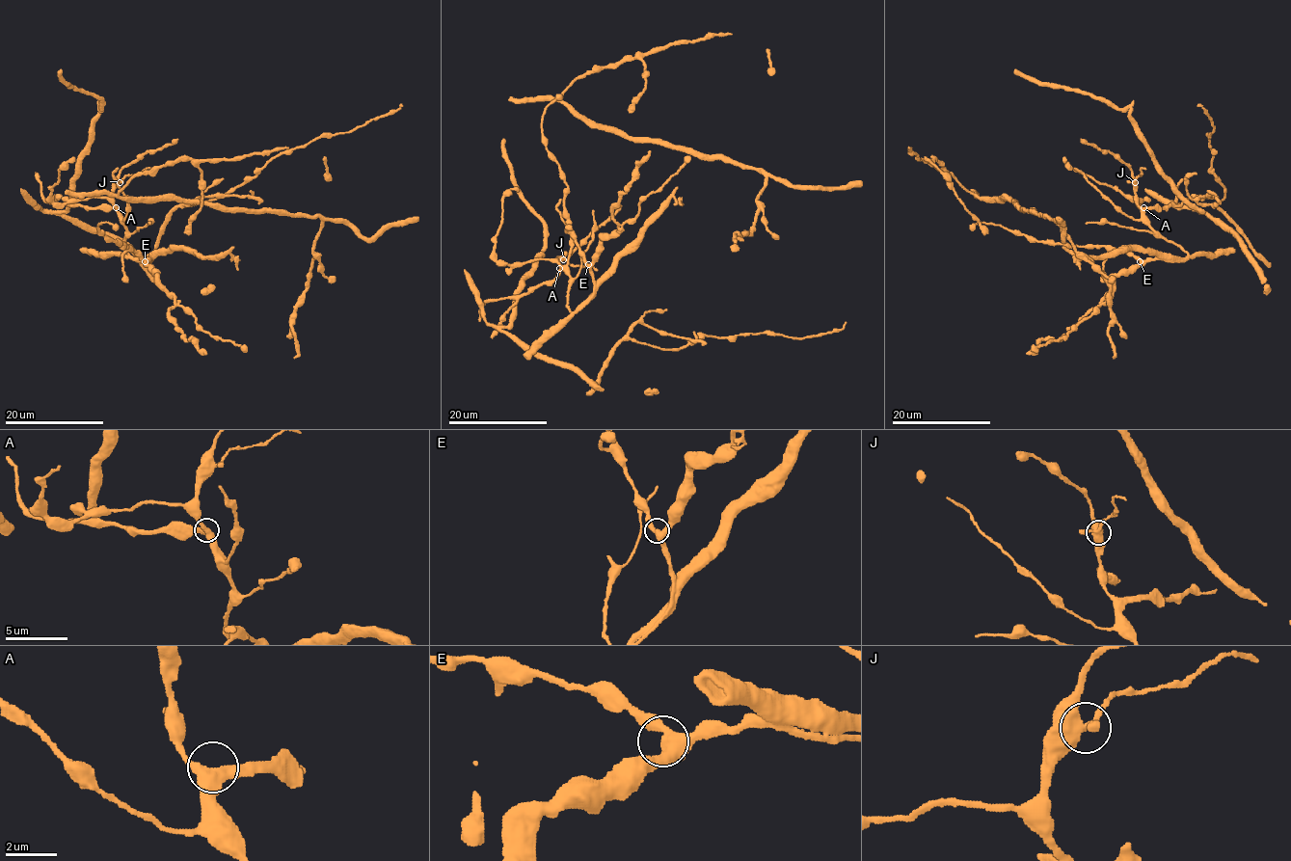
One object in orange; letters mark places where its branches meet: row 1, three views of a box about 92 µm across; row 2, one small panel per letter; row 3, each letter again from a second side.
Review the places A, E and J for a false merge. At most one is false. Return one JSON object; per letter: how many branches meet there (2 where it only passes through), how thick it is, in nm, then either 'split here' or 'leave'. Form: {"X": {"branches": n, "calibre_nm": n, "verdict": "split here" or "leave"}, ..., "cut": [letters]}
{"A": {"branches": 3, "calibre_nm": 400, "verdict": "leave"}, "E": {"branches": 3, "calibre_nm": 400, "verdict": "leave"}, "J": {"branches": 3, "calibre_nm": 380, "verdict": "split here"}, "cut": ["J"]}

